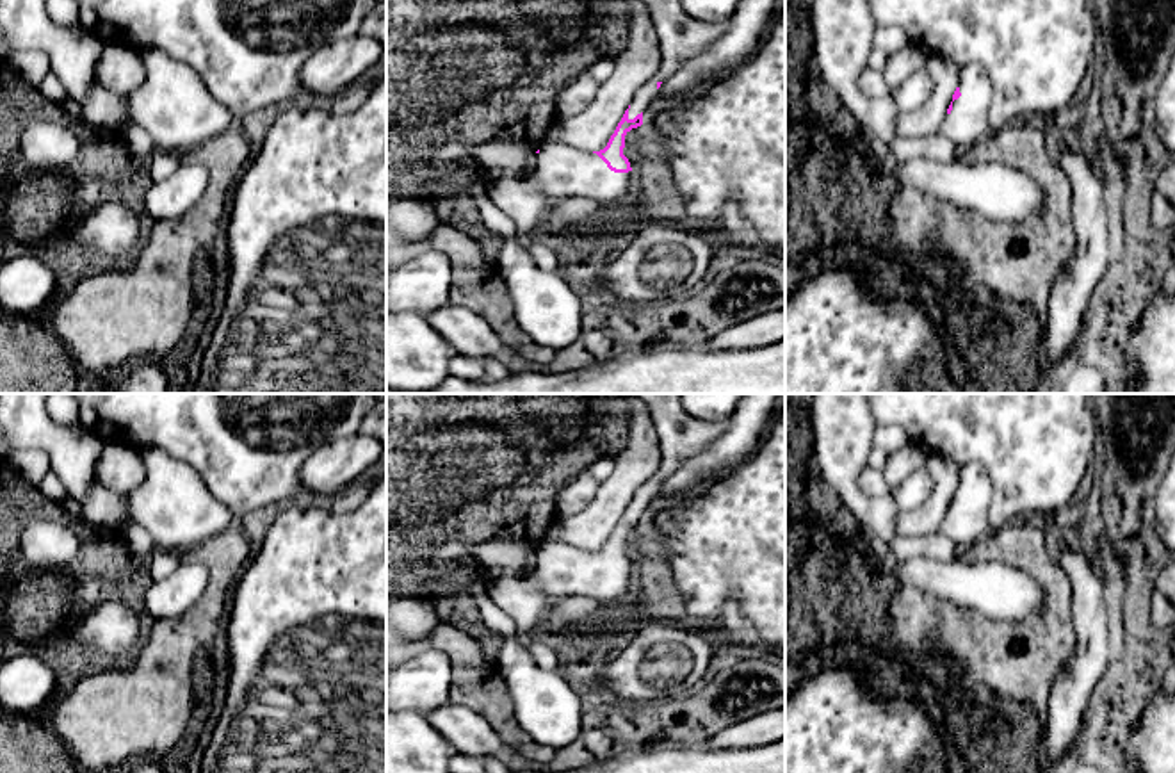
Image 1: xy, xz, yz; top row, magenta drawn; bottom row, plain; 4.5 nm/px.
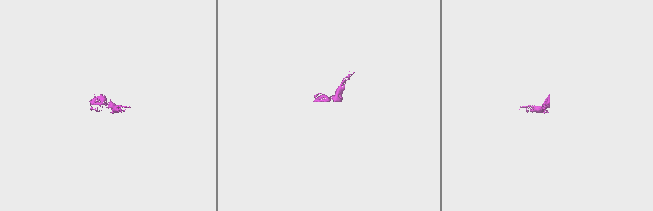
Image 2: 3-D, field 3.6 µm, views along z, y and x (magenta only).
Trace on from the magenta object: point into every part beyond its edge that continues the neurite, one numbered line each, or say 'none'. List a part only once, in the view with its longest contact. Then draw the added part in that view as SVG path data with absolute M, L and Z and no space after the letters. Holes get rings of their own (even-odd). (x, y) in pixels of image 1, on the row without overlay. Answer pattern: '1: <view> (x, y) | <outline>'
1: xz (679, 433) | M634 394L650 417L659 438L660 461L655 476L641 484L630 502L628 518L644 511L662 481L685 456L698 452L728 429L728 419L701 422L684 411L680 394Z
2: xz (561, 570) | M564 541L539 549L532 574L548 602L563 597L591 597L612 606L630 597L636 581L634 570L614 572L596 552Z

